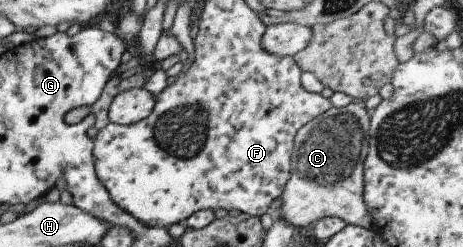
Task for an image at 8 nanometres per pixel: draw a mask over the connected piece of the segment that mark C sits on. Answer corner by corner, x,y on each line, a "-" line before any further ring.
352,101
344,108
329,108
324,114
318,115
313,121
306,123
296,133
291,154
291,175
281,194
281,211
272,214
281,218
292,227
311,226
323,218
336,217
344,224
351,224
371,230
372,219
365,209
364,192
364,161
367,155
369,115
361,102

